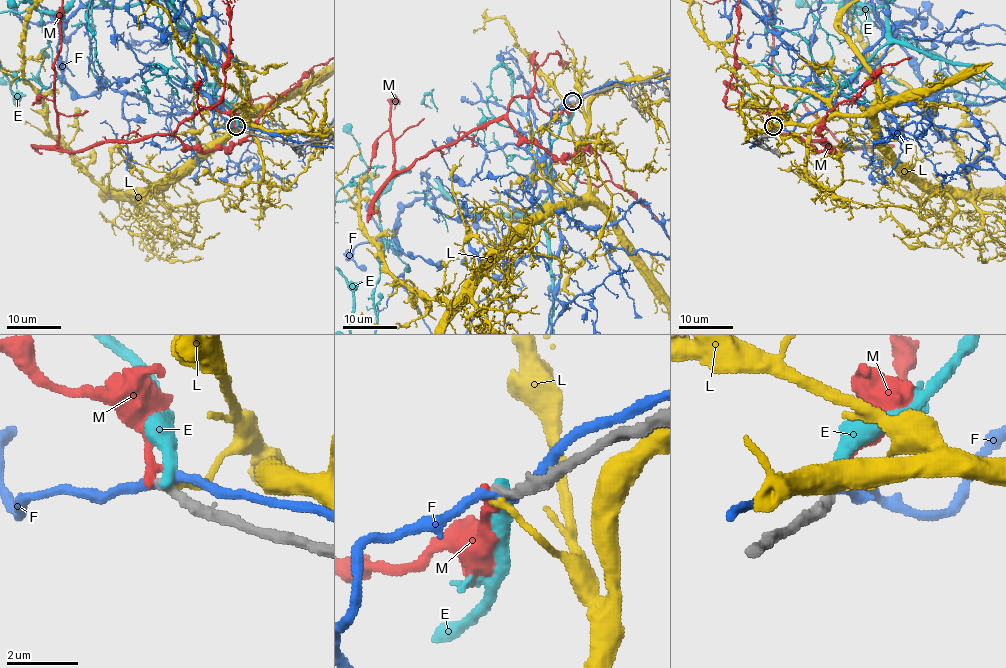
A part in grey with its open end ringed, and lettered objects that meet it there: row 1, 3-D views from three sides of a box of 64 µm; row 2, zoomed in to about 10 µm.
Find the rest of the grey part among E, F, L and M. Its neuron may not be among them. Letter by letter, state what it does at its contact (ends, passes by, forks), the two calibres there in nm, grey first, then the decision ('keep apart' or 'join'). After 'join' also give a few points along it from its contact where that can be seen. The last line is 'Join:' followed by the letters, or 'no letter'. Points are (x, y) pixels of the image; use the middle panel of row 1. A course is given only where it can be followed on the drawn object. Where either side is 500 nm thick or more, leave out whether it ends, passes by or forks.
E: it ends there; 300 nm thick on the grey side, 320 nm on the other; keep apart
F: it passes by; 300 nm thick on the grey side, 260 nm on the other; keep apart
L: it ends there; 320 nm thick on the grey side, 180 nm on the other; keep apart
M: it ends there; 280 nm thick on the grey side, 260 nm on the other; keep apart
Join: no letter

